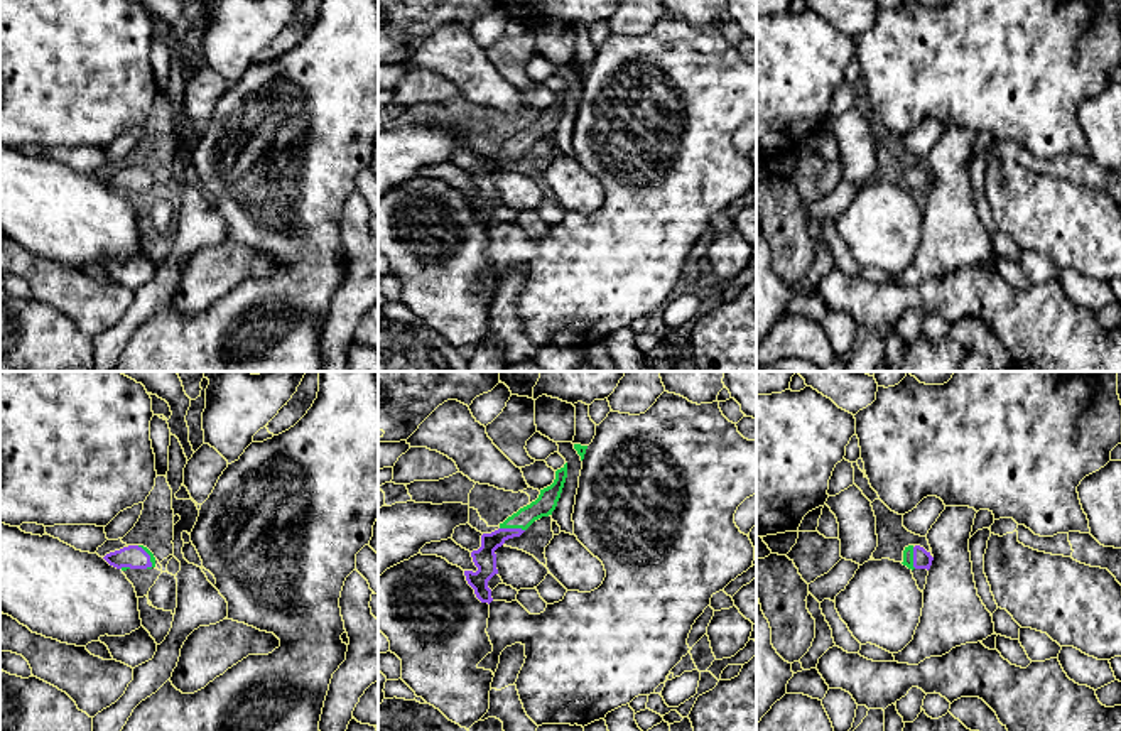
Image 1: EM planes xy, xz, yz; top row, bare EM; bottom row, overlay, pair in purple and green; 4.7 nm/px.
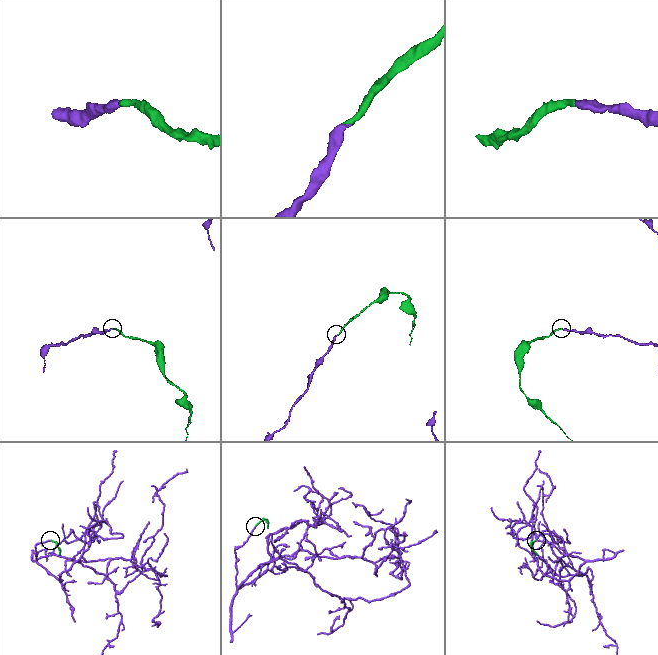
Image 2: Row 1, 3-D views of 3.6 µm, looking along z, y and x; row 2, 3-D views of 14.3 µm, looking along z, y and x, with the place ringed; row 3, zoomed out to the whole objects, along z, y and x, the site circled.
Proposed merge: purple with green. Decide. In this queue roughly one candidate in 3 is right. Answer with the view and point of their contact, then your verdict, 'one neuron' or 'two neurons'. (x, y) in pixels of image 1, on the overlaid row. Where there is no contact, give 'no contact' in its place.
xz (512, 529) | one neuron

